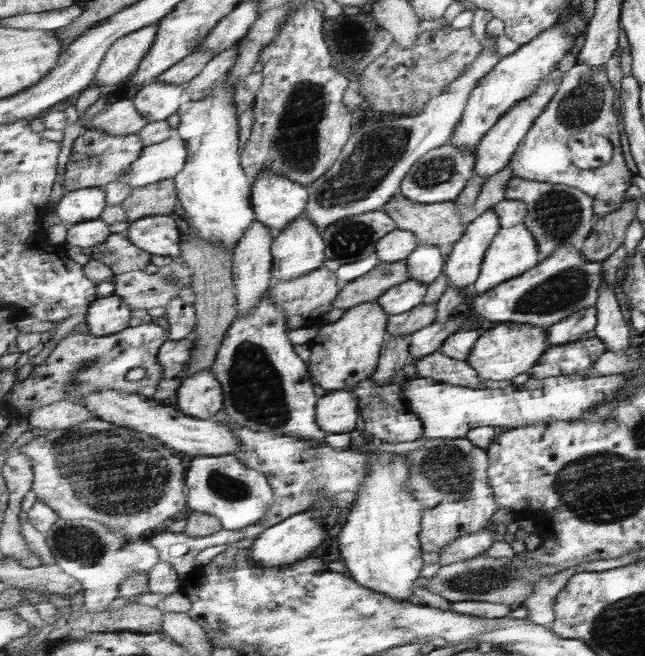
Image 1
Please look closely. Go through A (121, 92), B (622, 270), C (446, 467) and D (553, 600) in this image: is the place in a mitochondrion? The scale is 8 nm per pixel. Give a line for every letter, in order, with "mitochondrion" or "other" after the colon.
A: other
B: other
C: mitochondrion
D: other

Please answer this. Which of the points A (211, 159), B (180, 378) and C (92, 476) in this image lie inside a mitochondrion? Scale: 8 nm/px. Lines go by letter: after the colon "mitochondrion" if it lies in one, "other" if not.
A: other
B: other
C: mitochondrion

